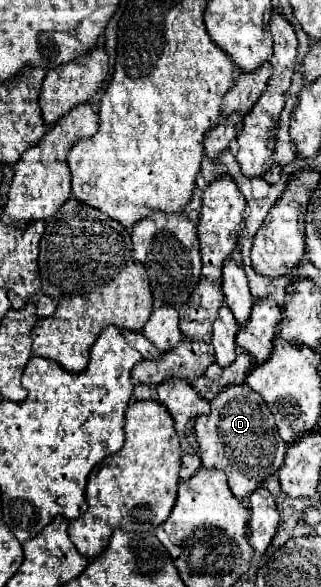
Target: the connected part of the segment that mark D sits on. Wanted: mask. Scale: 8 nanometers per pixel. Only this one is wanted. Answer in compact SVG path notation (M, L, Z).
M228 384L226 388L222 388L216 398L210 402L212 410L208 416L198 416L196 424L194 424L194 432L198 438L198 454L202 458L204 468L220 468L226 472L228 476L228 486L232 490L232 494L238 500L244 500L246 494L254 492L274 470L278 470L284 462L284 440L278 434L278 428L274 424L274 416L268 410L268 406L264 404L262 396L256 396L256 392L252 392L252 388L248 388L246 384Z

